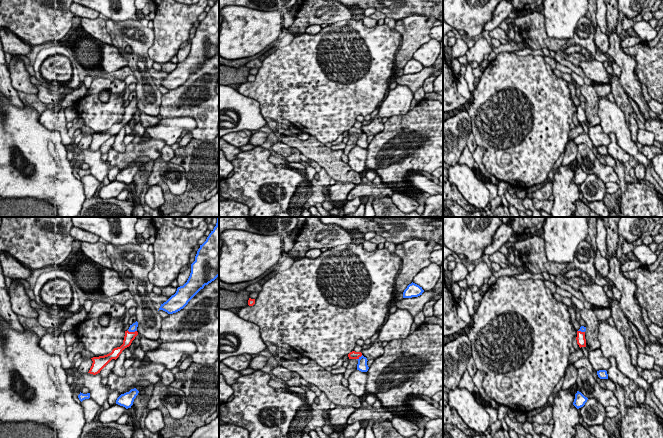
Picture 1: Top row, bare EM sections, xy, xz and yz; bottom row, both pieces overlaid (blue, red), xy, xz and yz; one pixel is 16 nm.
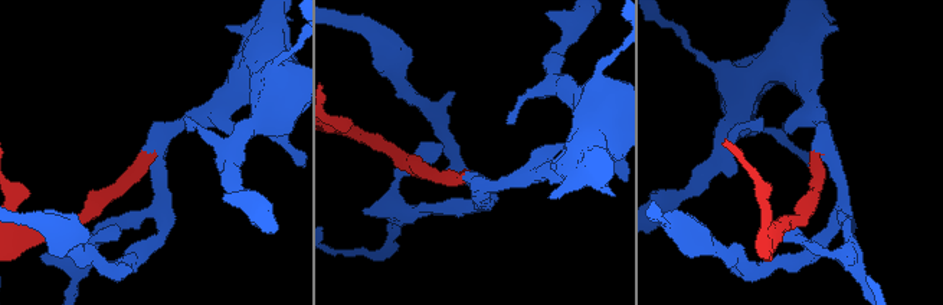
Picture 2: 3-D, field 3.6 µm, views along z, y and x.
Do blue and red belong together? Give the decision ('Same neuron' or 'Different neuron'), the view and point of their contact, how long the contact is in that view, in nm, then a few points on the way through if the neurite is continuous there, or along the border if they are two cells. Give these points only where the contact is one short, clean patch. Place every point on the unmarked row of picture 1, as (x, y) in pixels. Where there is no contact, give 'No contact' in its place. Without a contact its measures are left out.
Same neuron. Touches blue at xy (132, 107). Shared border 160 nm. Path across: xy (133, 103), (132, 107), (129, 112)

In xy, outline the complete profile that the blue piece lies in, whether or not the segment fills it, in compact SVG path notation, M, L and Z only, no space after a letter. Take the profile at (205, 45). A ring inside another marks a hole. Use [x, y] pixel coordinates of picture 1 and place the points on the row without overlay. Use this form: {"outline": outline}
{"outline": "M216 0L206 17L200 21L191 40L191 49L187 58L159 86L173 90L183 85L201 66L219 52L219 0Z"}

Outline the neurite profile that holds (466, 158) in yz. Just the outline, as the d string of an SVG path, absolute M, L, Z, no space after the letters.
M466 146L460 155L458 163L460 165L467 165L470 169L473 169L474 162L475 161L474 161L473 155L470 152L469 148Z

